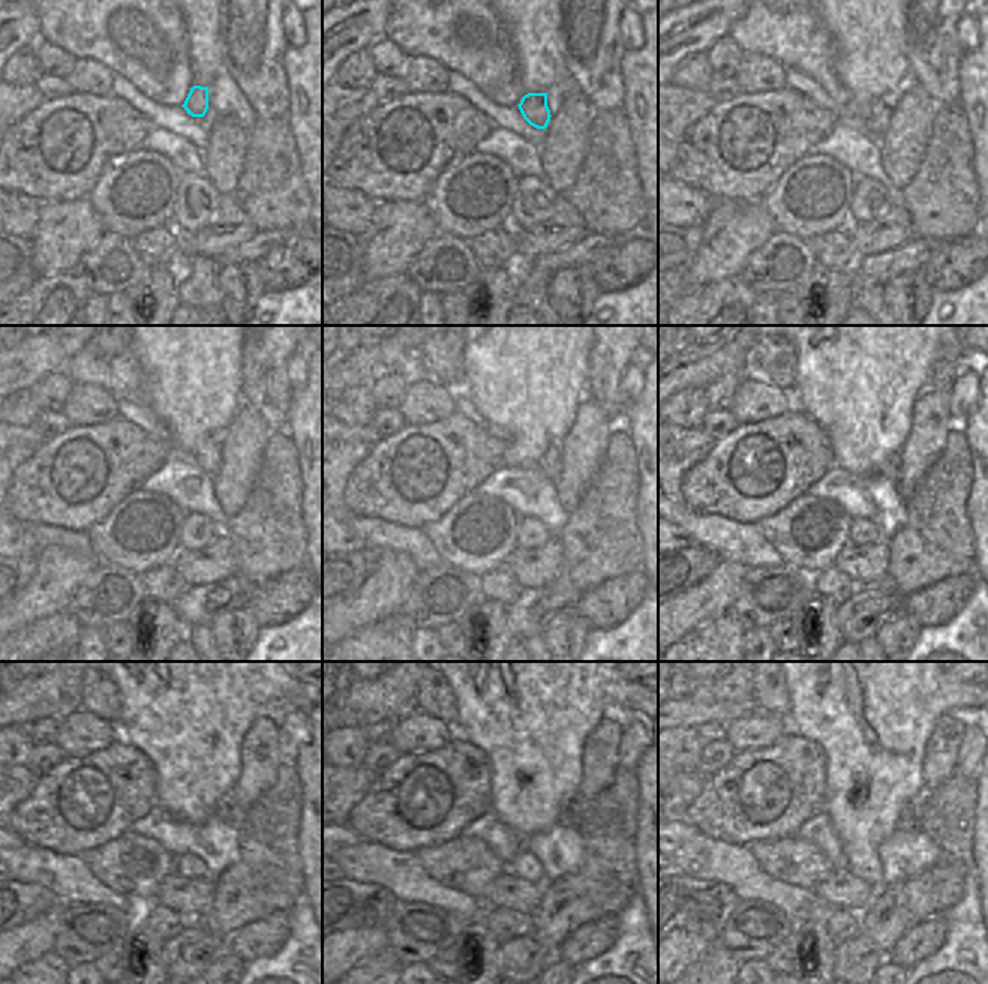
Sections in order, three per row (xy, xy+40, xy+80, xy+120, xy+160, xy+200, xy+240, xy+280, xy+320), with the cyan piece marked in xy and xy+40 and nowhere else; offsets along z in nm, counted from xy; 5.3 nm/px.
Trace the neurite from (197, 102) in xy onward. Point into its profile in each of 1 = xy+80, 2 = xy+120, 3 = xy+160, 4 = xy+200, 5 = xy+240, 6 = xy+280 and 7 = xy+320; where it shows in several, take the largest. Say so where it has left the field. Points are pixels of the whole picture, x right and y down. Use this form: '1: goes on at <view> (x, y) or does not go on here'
1: goes on at xy+80 (874, 114)
2: goes on at xy+120 (207, 456)
3: goes on at xy+160 (550, 464)
4: goes on at xy+200 (891, 468)
5: goes on at xy+240 (227, 809)
6: goes on at xy+280 (570, 810)
7: goes on at xy+320 (909, 819)

